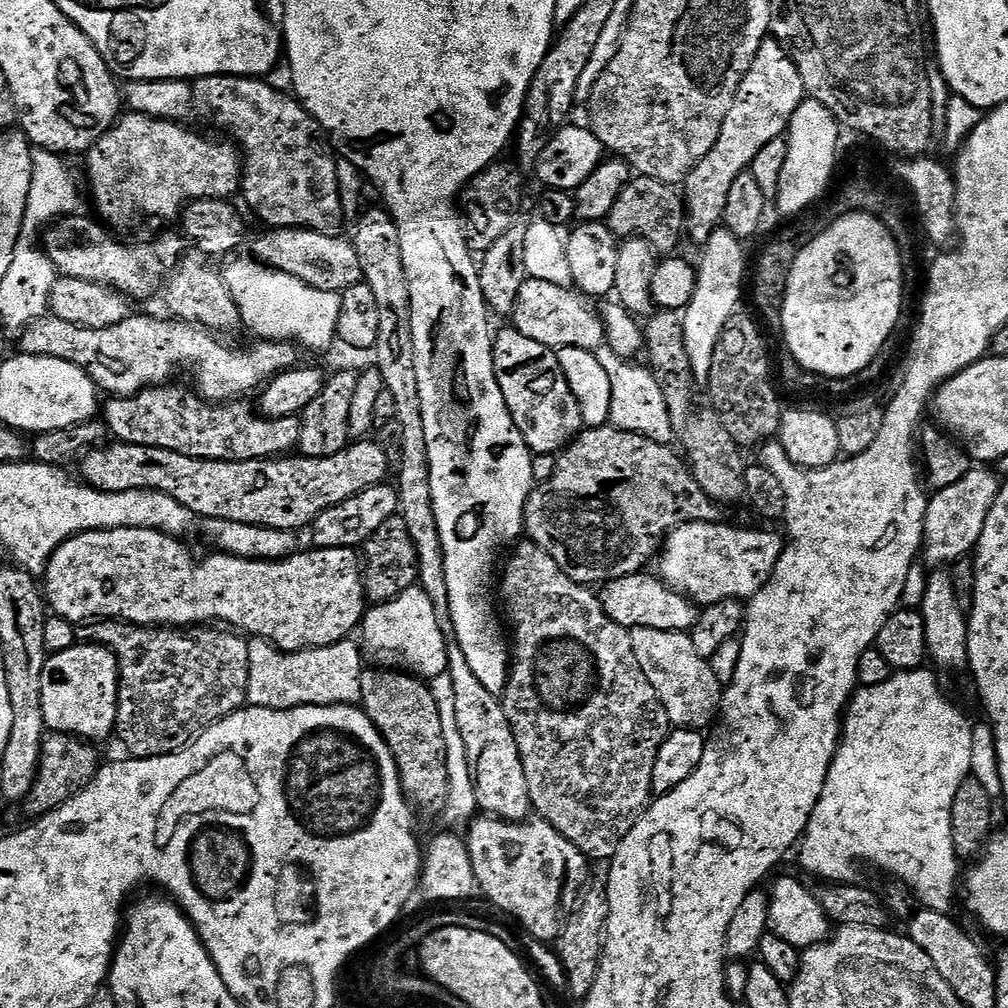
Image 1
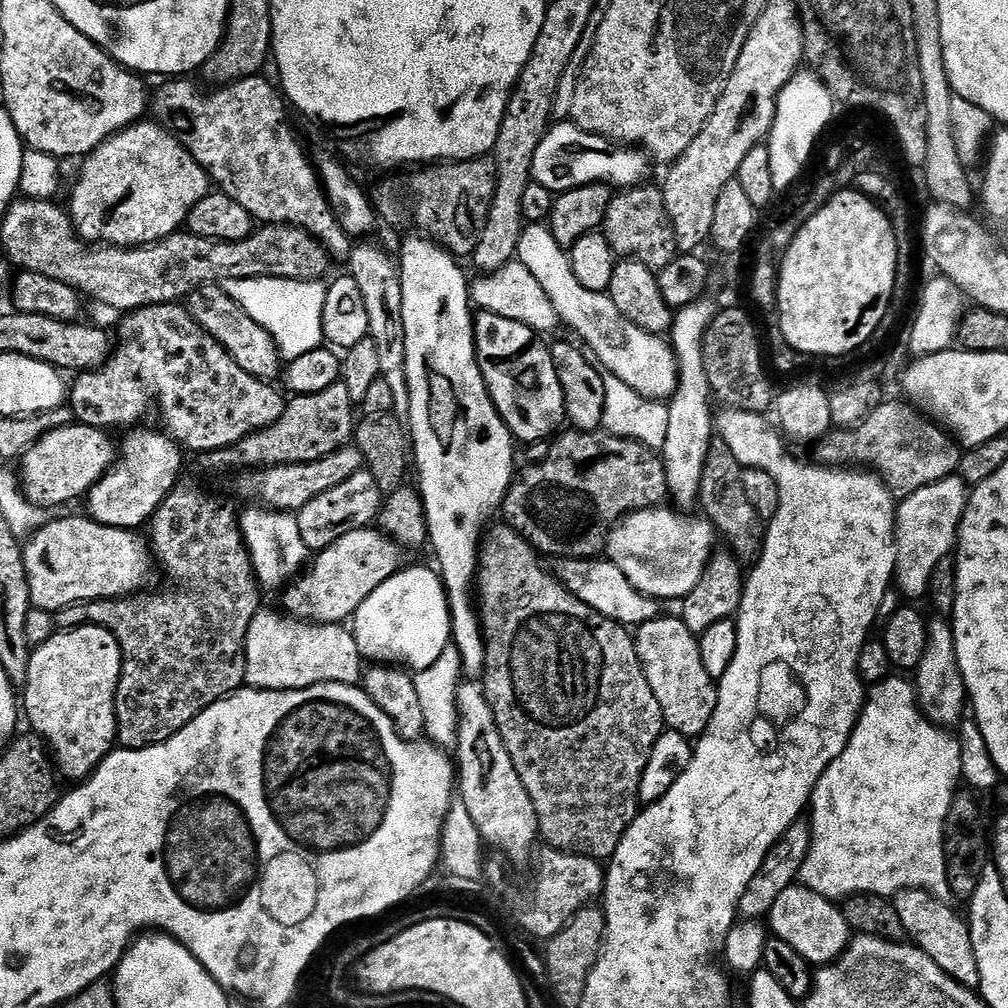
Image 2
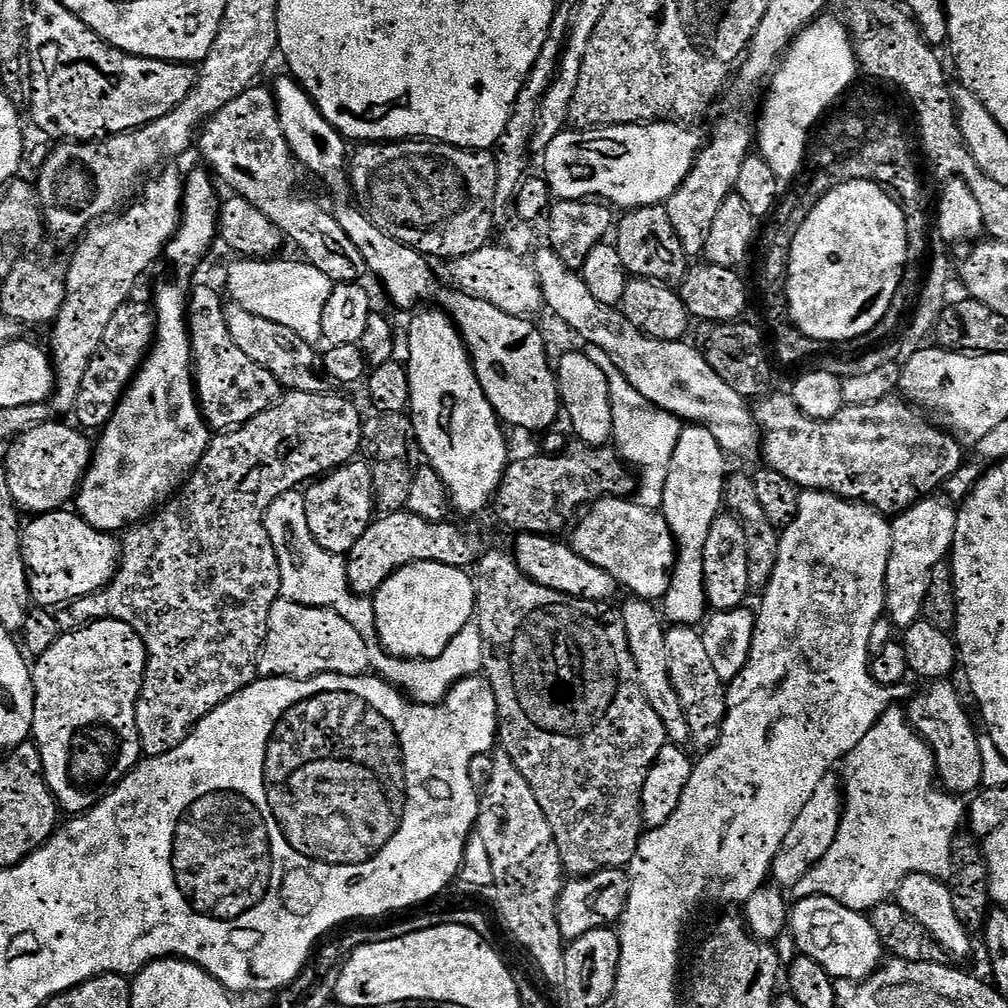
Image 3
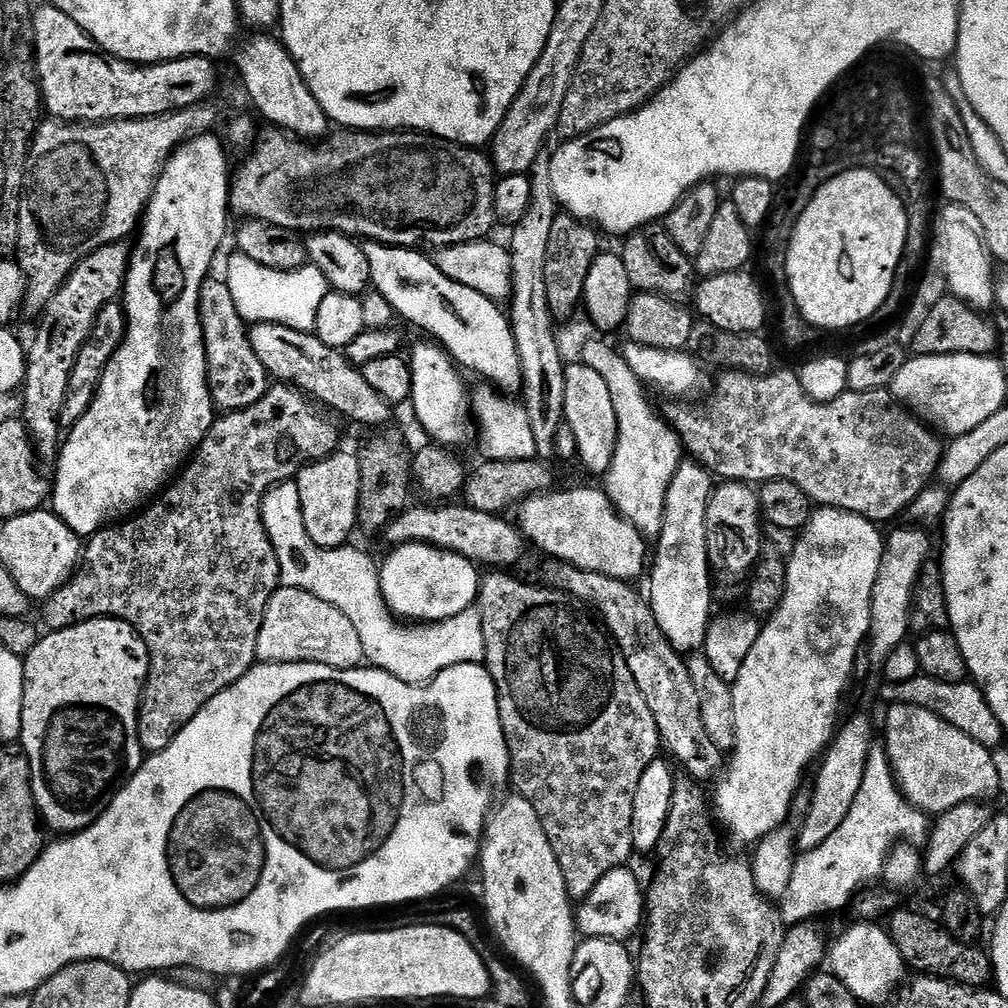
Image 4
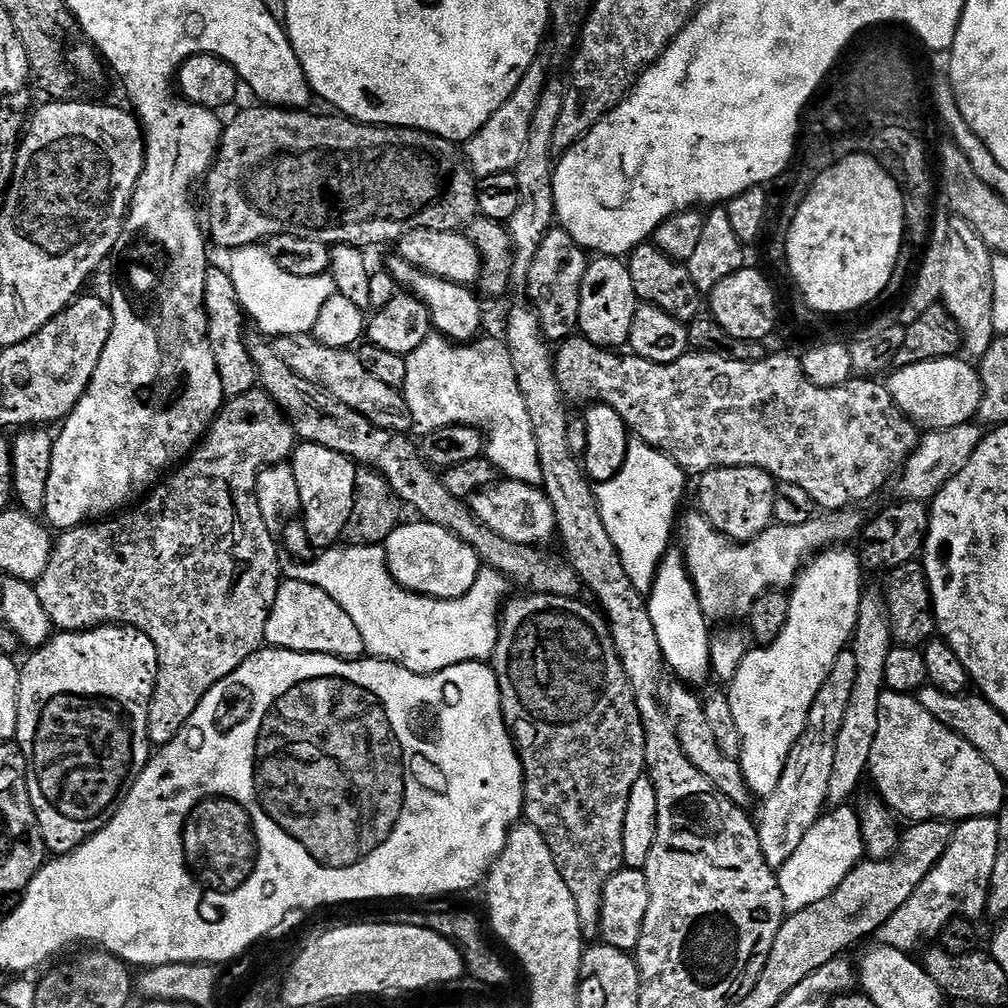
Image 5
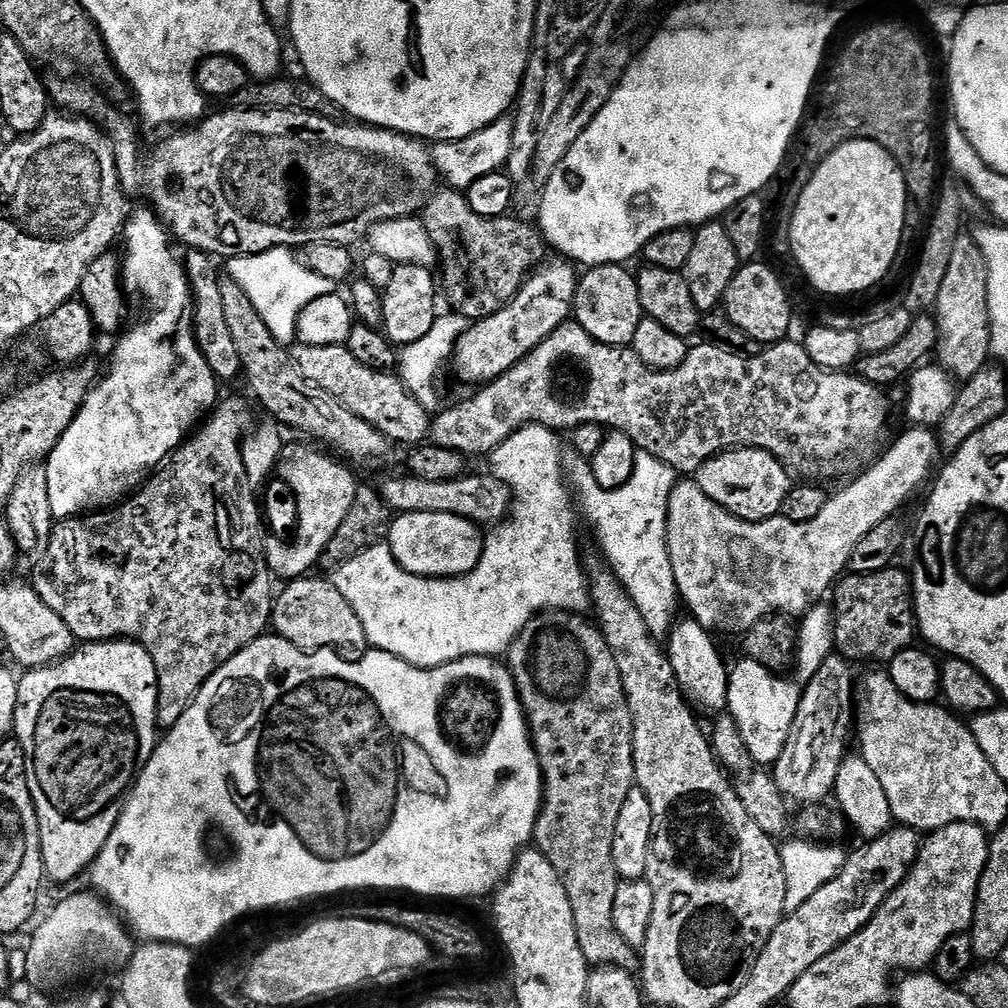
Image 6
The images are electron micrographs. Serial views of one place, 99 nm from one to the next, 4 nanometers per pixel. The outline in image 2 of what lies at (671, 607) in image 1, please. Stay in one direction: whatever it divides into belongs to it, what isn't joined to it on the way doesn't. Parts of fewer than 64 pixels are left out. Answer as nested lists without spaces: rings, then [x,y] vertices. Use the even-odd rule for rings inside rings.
[[[563,558],[555,561],[554,575],[574,598],[578,598],[590,610],[610,618],[615,624],[625,626],[639,626],[655,620],[661,615],[661,601],[652,599],[651,596],[642,594],[628,581],[626,574],[618,570],[616,564],[606,558],[593,558],[591,560],[566,560]]]

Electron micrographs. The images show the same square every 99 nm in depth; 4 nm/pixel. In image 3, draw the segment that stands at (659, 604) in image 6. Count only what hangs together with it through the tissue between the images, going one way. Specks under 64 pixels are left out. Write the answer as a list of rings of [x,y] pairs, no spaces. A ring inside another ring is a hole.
[[[584,344],[582,348],[586,358],[606,374],[610,386],[610,402],[612,403],[612,440],[615,451],[629,469],[638,473],[638,483],[634,488],[634,499],[643,508],[660,510],[663,506],[663,490],[666,485],[666,474],[669,473],[670,460],[682,429],[679,416],[671,416],[666,410],[656,408],[618,370],[618,366],[602,350],[593,344]],[[637,468],[637,469],[636,469]],[[640,471],[640,476],[639,472]]]

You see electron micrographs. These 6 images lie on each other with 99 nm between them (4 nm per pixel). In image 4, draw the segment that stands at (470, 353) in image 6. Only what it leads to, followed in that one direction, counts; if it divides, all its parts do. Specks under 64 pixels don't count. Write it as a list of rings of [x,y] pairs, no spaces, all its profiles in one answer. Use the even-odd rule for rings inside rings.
[[[561,214],[554,218],[554,226],[550,230],[550,246],[546,246],[546,298],[550,298],[550,310],[557,321],[570,319],[576,308],[578,312],[581,307],[586,274],[590,274],[590,266],[594,266],[602,251],[599,235],[601,233],[591,223],[577,216]]]

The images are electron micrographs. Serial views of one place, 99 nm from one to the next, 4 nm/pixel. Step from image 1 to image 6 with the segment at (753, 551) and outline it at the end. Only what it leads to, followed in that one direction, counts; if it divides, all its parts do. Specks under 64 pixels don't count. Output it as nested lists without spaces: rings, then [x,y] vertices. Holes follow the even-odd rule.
[[[411,474],[401,480],[384,480],[378,484],[380,497],[388,503],[393,513],[433,512],[434,514],[458,514],[473,520],[478,526],[495,526],[509,515],[514,504],[512,491],[497,476],[470,476],[463,474],[455,480],[428,482]]]

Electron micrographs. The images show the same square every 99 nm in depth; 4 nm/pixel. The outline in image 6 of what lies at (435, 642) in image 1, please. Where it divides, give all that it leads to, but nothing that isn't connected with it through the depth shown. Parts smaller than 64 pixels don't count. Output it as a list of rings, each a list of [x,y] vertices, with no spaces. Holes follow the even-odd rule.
[[[401,512],[391,521],[386,542],[394,558],[410,574],[419,576],[464,576],[482,558],[485,533],[473,520],[458,514]]]

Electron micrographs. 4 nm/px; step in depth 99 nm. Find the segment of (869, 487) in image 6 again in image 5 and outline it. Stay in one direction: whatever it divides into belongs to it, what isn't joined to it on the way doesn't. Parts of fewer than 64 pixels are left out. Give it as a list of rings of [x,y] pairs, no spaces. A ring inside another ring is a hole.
[[[969,422],[962,426],[954,426],[937,432],[925,431],[919,437],[911,458],[904,464],[903,472],[899,473],[898,484],[900,480],[901,492],[899,495],[905,500],[931,502],[942,490],[942,486],[946,486],[946,482],[950,482],[950,478],[957,476],[962,468],[970,462],[981,439],[982,428],[976,422]],[[693,510],[685,520],[683,517],[684,563],[697,590],[705,618],[709,622],[743,621],[762,595],[776,589],[791,589],[809,558],[827,549],[833,542],[848,542],[852,535],[855,537],[861,531],[862,519],[856,512],[859,511],[841,510],[820,514],[802,526],[776,524],[747,542],[728,539],[699,511]]]

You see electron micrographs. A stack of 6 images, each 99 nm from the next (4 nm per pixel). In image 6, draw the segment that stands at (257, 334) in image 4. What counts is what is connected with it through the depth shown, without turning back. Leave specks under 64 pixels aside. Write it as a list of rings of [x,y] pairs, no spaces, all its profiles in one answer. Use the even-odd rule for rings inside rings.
[[[297,343],[291,349],[290,355],[302,378],[306,378],[311,384],[322,386],[322,390],[338,398],[338,402],[342,402],[342,406],[346,406],[350,414],[358,414],[362,422],[368,422],[397,445],[417,446],[429,439],[430,412],[424,409],[427,407],[421,401],[408,393],[408,387],[399,375],[362,366],[362,362],[358,362],[358,358],[350,354],[347,346],[339,344],[306,346]]]

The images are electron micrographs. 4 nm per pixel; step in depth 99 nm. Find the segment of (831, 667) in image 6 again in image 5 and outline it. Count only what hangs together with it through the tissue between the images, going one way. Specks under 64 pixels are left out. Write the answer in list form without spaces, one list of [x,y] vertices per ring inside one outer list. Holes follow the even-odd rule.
[[[847,648],[834,662],[830,677],[826,678],[814,700],[814,705],[811,706],[810,714],[807,716],[807,728],[790,752],[778,788],[774,794],[765,797],[765,806],[760,820],[758,816],[757,828],[763,857],[773,870],[779,870],[790,860],[810,827],[823,815],[829,796],[830,777],[834,770],[838,733],[842,728],[851,691],[854,690],[856,674],[854,654]]]

